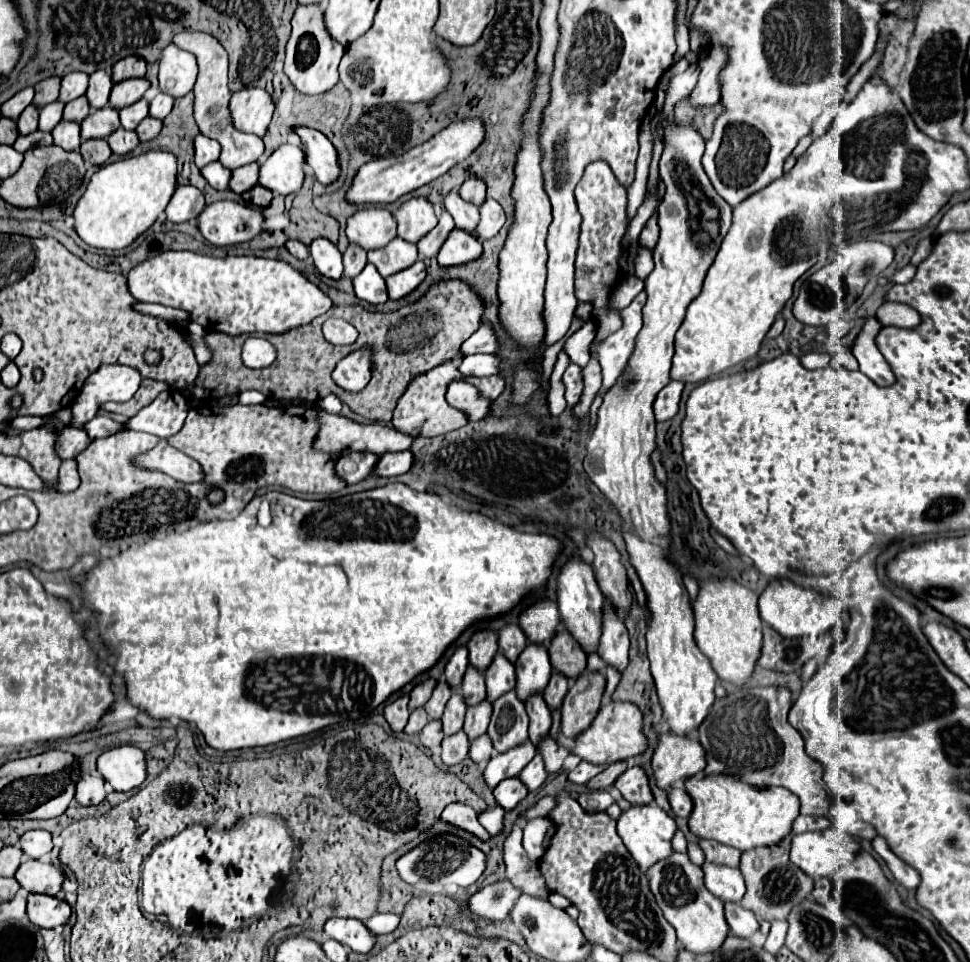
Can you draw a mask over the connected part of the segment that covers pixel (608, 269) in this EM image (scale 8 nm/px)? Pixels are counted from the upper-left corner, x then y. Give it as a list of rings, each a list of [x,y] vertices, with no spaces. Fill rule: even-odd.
[[[593,162],[585,168],[585,174],[581,182],[575,188],[575,198],[579,212],[583,216],[583,230],[581,230],[581,242],[577,250],[577,280],[575,280],[575,296],[579,302],[593,302],[593,316],[597,320],[597,336],[595,340],[603,340],[613,330],[621,328],[619,312],[605,310],[605,304],[609,300],[609,292],[613,286],[623,278],[619,268],[619,254],[621,254],[621,238],[627,228],[627,194],[625,188],[615,180],[611,168],[607,162]]]

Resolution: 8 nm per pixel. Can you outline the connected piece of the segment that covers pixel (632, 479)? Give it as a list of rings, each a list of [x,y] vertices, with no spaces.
[[[677,124],[677,128],[673,130],[673,132],[667,132],[665,130],[665,150],[663,150],[663,156],[661,156],[661,160],[659,160],[659,176],[661,176],[661,180],[665,182],[665,186],[667,186],[667,192],[665,192],[665,198],[663,198],[663,202],[659,204],[659,228],[661,228],[661,236],[659,236],[659,242],[657,242],[657,246],[655,246],[655,250],[653,250],[653,262],[655,262],[655,270],[649,274],[649,278],[645,280],[645,290],[647,290],[647,304],[645,304],[645,308],[643,308],[643,328],[641,328],[641,332],[639,332],[639,336],[637,336],[637,340],[635,340],[635,350],[633,350],[633,354],[631,354],[631,358],[629,358],[629,364],[627,364],[627,368],[625,368],[625,374],[621,374],[621,380],[617,382],[617,386],[613,386],[605,396],[603,396],[603,404],[601,404],[601,408],[599,408],[599,412],[597,412],[597,424],[595,424],[595,428],[593,428],[593,434],[591,434],[591,438],[589,438],[589,442],[587,442],[587,456],[585,456],[585,462],[583,462],[583,466],[585,466],[585,472],[589,474],[589,478],[599,486],[599,490],[617,506],[617,510],[619,510],[619,514],[621,514],[621,518],[623,518],[623,538],[625,538],[625,544],[627,544],[627,552],[629,552],[629,556],[631,556],[631,564],[635,566],[635,570],[637,570],[637,574],[639,574],[639,578],[641,578],[641,582],[643,582],[643,588],[645,588],[645,592],[647,592],[647,608],[649,608],[649,612],[651,612],[651,616],[649,616],[649,632],[647,632],[647,654],[649,654],[649,660],[651,660],[651,674],[653,674],[653,678],[655,678],[655,686],[657,686],[657,696],[659,696],[659,702],[661,702],[661,708],[663,708],[663,718],[669,722],[669,726],[671,726],[671,732],[673,734],[677,734],[677,736],[691,736],[693,732],[697,732],[697,728],[703,724],[703,720],[709,716],[709,712],[711,712],[711,706],[713,706],[713,702],[715,702],[715,684],[717,684],[717,674],[715,674],[715,670],[711,668],[711,664],[709,664],[709,660],[705,658],[705,654],[697,648],[697,644],[695,644],[695,638],[693,638],[693,630],[695,630],[695,624],[693,624],[693,610],[691,610],[691,604],[689,604],[689,596],[687,596],[687,590],[685,590],[685,586],[683,586],[683,580],[681,580],[681,574],[679,574],[679,570],[673,566],[673,564],[669,564],[667,560],[665,560],[665,556],[667,556],[667,552],[669,552],[669,516],[667,516],[667,508],[665,508],[665,502],[667,502],[667,498],[665,498],[665,486],[657,480],[657,476],[655,476],[655,468],[653,468],[653,462],[651,462],[651,454],[653,454],[653,450],[655,450],[655,416],[653,416],[653,400],[655,400],[655,396],[657,396],[657,392],[663,388],[663,386],[667,386],[669,382],[671,382],[671,358],[673,358],[673,354],[675,354],[675,334],[677,334],[677,330],[681,328],[681,324],[683,324],[683,320],[685,320],[685,314],[687,314],[687,308],[689,308],[689,304],[701,294],[701,290],[703,290],[703,280],[705,280],[705,276],[707,276],[707,270],[711,268],[711,264],[713,264],[713,260],[715,260],[715,256],[717,256],[717,252],[719,252],[719,246],[721,246],[721,240],[725,238],[725,234],[727,234],[727,230],[731,228],[731,206],[713,190],[713,186],[711,186],[711,182],[709,182],[709,178],[707,178],[707,174],[705,174],[705,170],[703,170],[703,166],[701,166],[701,156],[703,156],[703,150],[705,150],[705,142],[703,142],[703,138],[691,128],[691,126],[679,126]]]

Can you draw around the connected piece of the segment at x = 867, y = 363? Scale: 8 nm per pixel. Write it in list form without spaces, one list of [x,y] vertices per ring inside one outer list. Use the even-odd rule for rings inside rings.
[[[867,316],[865,318],[863,330],[853,342],[853,356],[859,362],[859,370],[871,378],[877,386],[891,386],[895,382],[895,376],[891,372],[891,366],[879,352],[875,344],[875,336],[882,328],[881,322],[877,318]]]

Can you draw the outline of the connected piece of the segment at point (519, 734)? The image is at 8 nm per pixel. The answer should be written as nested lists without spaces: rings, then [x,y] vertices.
[[[503,694],[493,704],[493,716],[489,724],[489,738],[493,742],[495,752],[503,754],[515,746],[521,746],[529,740],[529,716],[525,712],[525,706],[517,700],[513,694]]]

